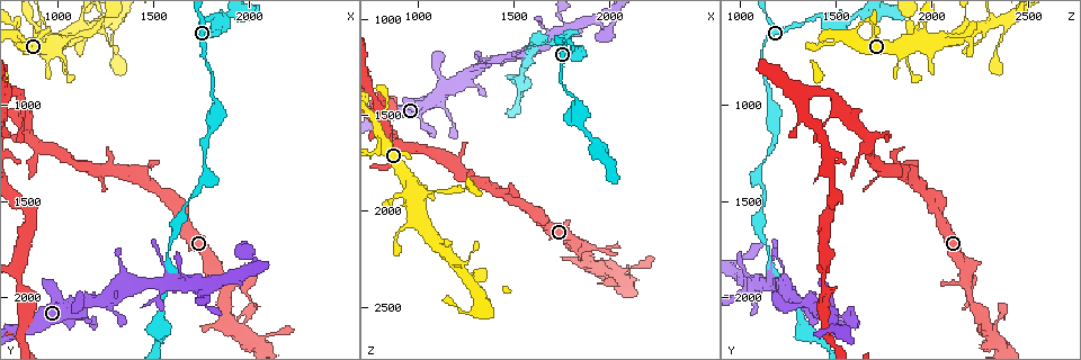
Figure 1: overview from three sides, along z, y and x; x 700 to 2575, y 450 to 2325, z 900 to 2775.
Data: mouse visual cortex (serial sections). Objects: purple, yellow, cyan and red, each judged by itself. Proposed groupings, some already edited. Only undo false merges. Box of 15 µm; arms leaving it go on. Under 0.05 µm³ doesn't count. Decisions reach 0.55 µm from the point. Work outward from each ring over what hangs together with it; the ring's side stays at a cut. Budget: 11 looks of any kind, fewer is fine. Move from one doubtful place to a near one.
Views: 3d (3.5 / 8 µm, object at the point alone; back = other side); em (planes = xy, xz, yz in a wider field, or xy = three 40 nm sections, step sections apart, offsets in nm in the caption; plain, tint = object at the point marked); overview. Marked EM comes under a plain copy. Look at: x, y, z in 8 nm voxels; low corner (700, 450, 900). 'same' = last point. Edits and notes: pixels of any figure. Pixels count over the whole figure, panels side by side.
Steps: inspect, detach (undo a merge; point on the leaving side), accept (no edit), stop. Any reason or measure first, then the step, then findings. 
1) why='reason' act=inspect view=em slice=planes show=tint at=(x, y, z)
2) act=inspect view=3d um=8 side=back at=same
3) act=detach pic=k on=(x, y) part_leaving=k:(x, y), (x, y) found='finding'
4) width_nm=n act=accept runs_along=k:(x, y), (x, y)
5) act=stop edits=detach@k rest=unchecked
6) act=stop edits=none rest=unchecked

act=inspect view=3d um=3.5 at=(980, 670, 1930)

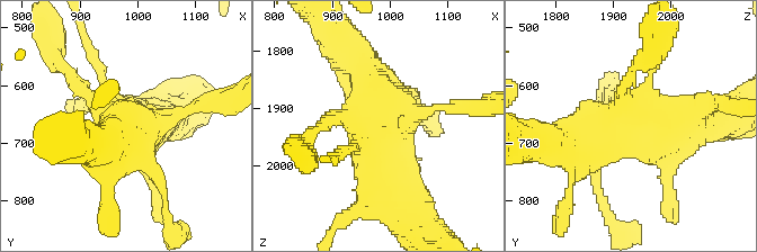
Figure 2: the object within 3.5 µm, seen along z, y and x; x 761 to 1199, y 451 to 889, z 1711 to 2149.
why='need the tissue' act=inspect view=em slice=xy step=2 show=tint at=(985, 675, 1930)

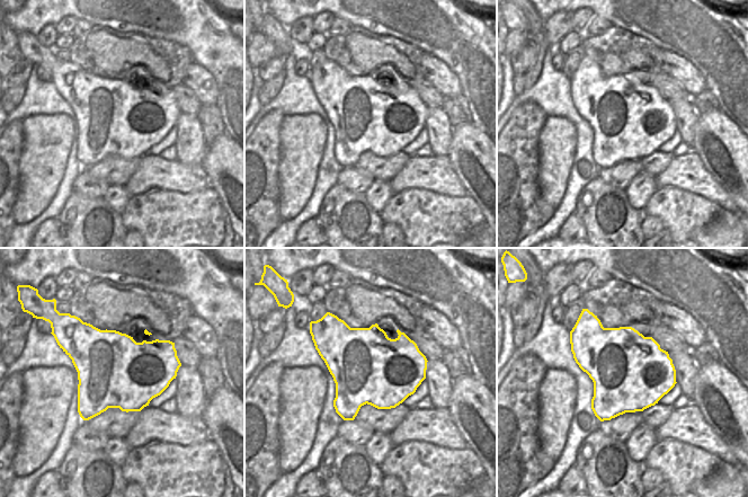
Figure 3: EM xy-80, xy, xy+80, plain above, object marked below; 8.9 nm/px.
width_nm=650 act=accept runs_along=2:(343, 44), (374, 83), (391, 176) found='all the same cell'

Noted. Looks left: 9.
why='a fork' act=inspect view=3d um=3.5 at=(1390, 1330, 1880)

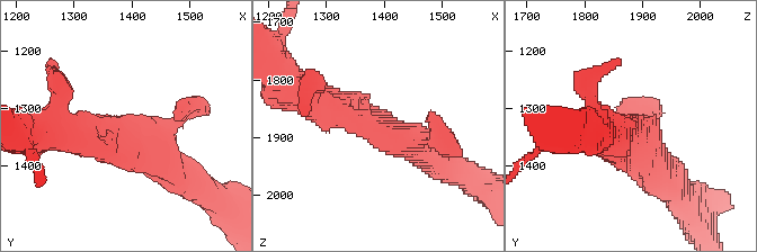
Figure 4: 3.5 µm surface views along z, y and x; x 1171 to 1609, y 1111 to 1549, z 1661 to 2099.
why='now the EM' act=inspect view=em slice=xy step=1 show=tint at=(1385, 1340, 1880)

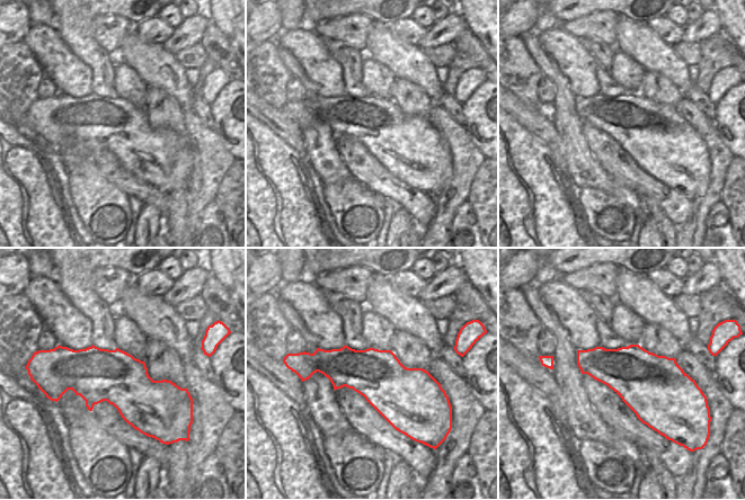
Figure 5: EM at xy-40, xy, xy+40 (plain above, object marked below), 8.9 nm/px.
act=accept found='one cell here'

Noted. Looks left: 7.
why='thin neck' act=inspect view=3d um=3.5 at=(1790, 770, 1120)

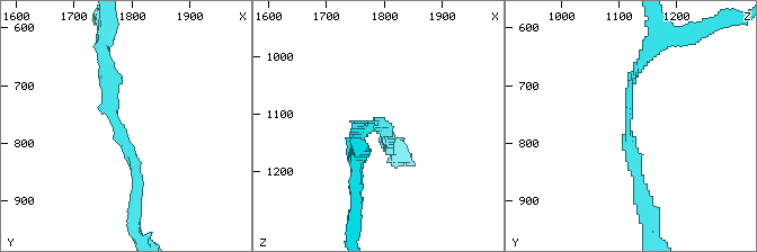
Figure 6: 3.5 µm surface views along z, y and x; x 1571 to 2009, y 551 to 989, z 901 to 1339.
arm_widths_nm=100,150 why='need the tissue' act=inspect view=em slice=xy step=1 show=tint at=(1775, 780, 1115)

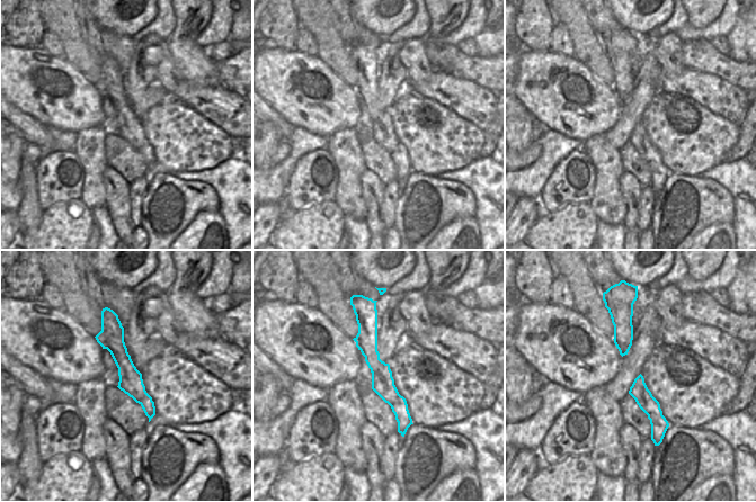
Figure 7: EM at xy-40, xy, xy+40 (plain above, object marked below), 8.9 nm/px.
width_nm=200 act=accept runs_along=6:(105, 57), (135, 199) found='all the same cell'

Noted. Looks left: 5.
why='sudden change in width' act=inspect view=3d um=8 at=(1650, 1560, 1120)

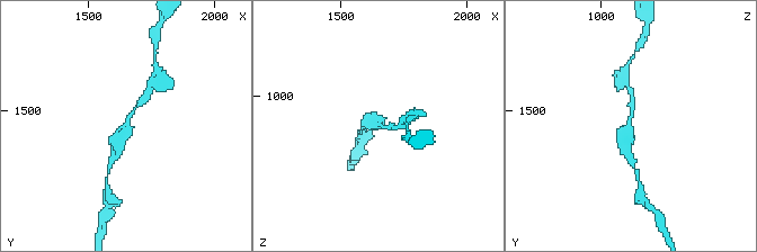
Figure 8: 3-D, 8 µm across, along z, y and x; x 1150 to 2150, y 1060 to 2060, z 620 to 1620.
act=inspect view=em slice=xy step=5 show=tint at=(1650, 1550, 1110)

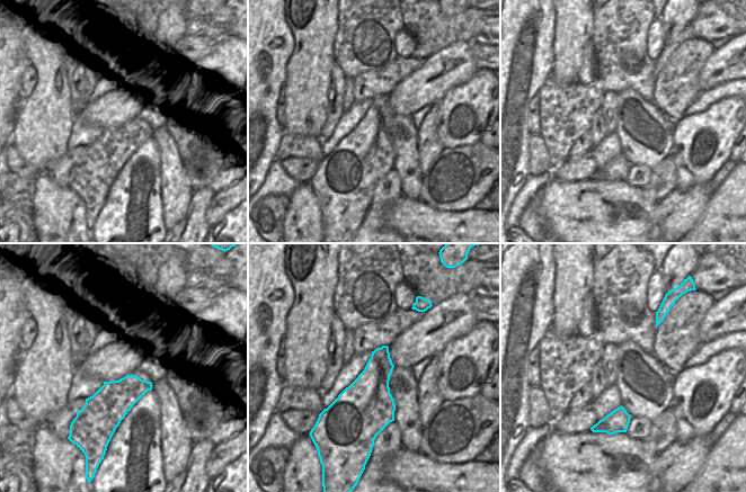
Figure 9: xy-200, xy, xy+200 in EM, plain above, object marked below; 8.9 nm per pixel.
act=accept runs_along=8:(145, 96), (124, 126), (117, 153) found='continuous, no second cell'

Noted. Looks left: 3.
act=stop edits=none rest=unchecked

